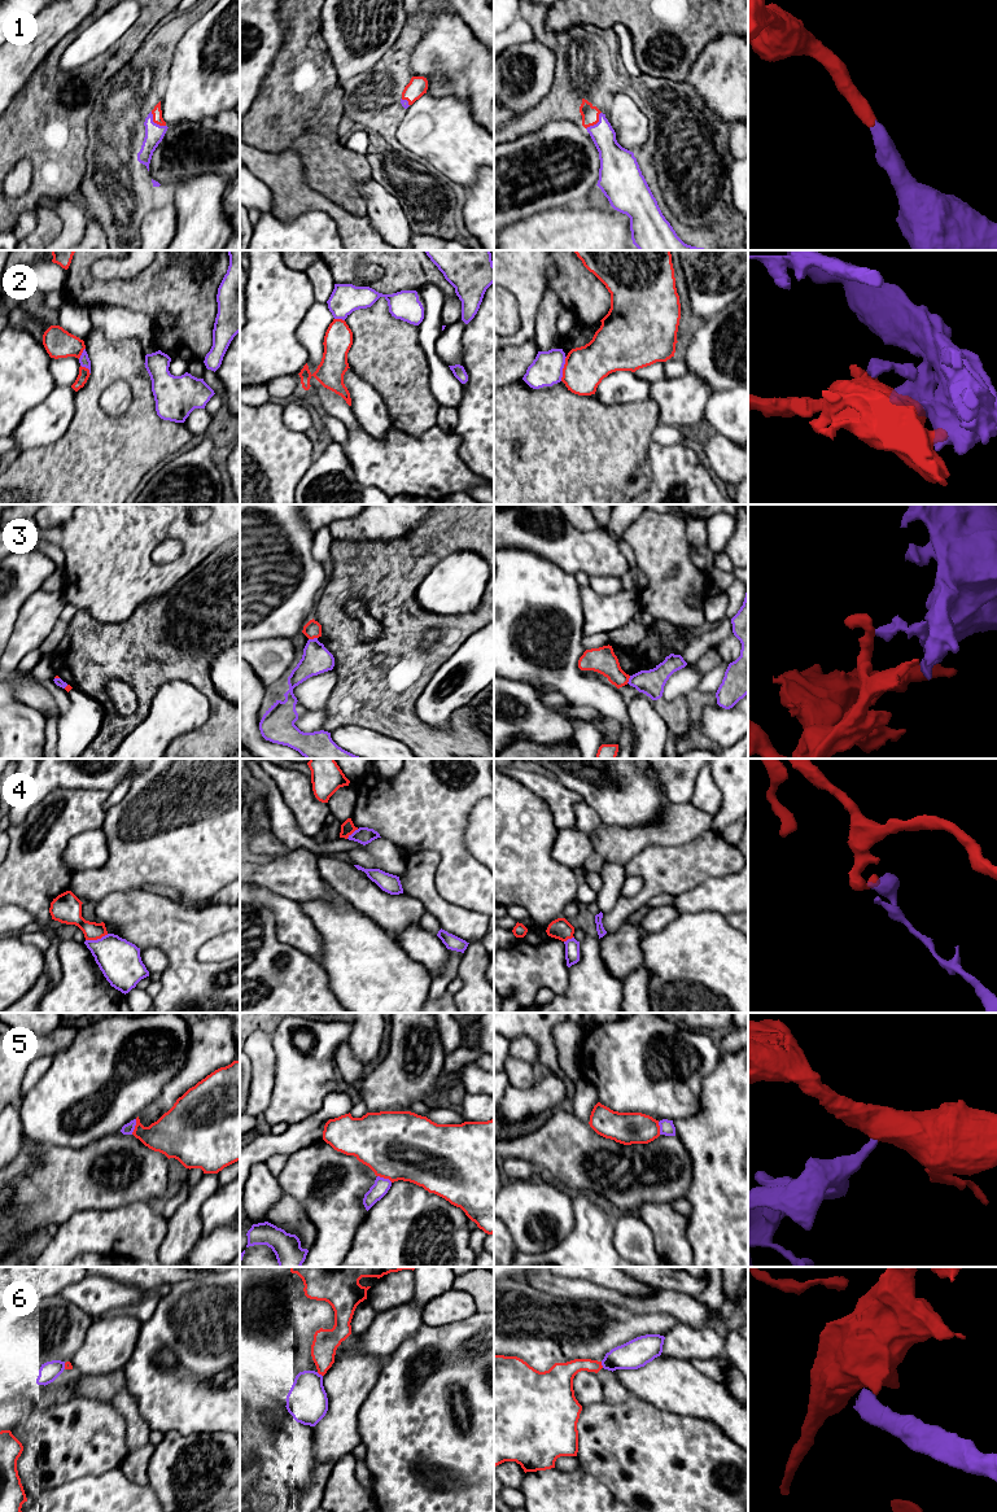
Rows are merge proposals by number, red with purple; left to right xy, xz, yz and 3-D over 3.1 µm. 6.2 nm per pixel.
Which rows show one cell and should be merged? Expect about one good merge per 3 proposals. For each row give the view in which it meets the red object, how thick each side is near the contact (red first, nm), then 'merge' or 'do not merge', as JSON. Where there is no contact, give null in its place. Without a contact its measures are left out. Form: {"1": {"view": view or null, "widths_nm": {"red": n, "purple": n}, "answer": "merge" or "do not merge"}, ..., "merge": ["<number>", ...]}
{"1": {"view": "xy", "widths_nm": {"red": 60, "purple": 120}, "answer": "merge"}, "2": {"view": "yz", "widths_nm": {"red": 260, "purple": 200}, "answer": "merge"}, "3": {"view": "xz", "widths_nm": {"red": 110, "purple": 180}, "answer": "merge"}, "4": {"view": "xy", "widths_nm": {"red": 160, "purple": 260}, "answer": "do not merge"}, "5": {"view": "xy", "widths_nm": {"red": 280, "purple": 70}, "answer": "do not merge"}, "6": {"view": "yz", "widths_nm": {"red": 150, "purple": 180}, "answer": "do not merge"}, "merge": ["1", "2", "3"]}

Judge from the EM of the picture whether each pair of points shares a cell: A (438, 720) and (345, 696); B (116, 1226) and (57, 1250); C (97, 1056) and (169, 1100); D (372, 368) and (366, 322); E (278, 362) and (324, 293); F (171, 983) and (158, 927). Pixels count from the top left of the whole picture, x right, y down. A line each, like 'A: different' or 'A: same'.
A: different
B: same
C: different
D: same
E: different
F: same

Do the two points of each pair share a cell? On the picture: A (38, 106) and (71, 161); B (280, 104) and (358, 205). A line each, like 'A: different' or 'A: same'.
A: same
B: same

